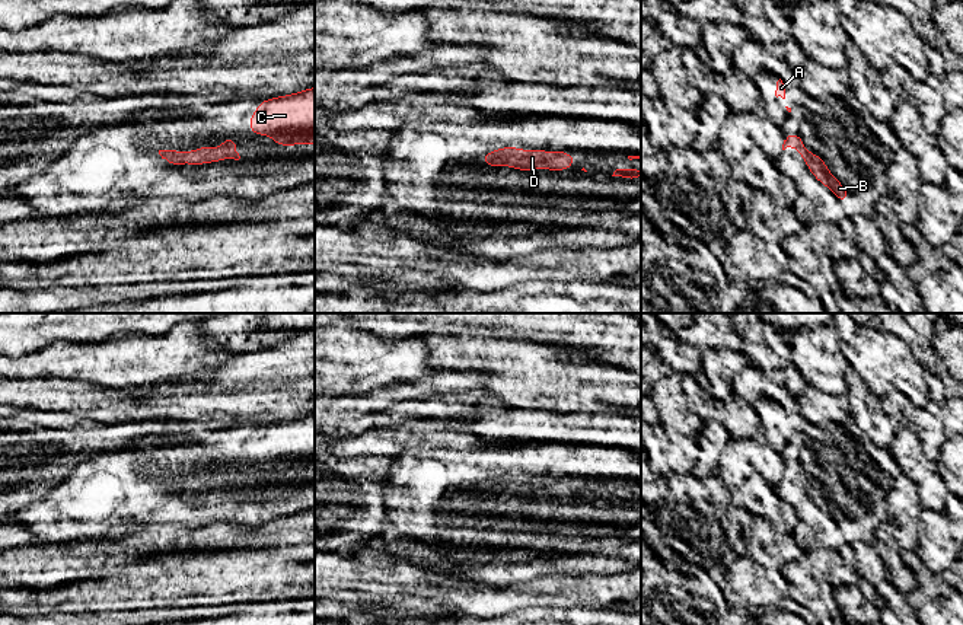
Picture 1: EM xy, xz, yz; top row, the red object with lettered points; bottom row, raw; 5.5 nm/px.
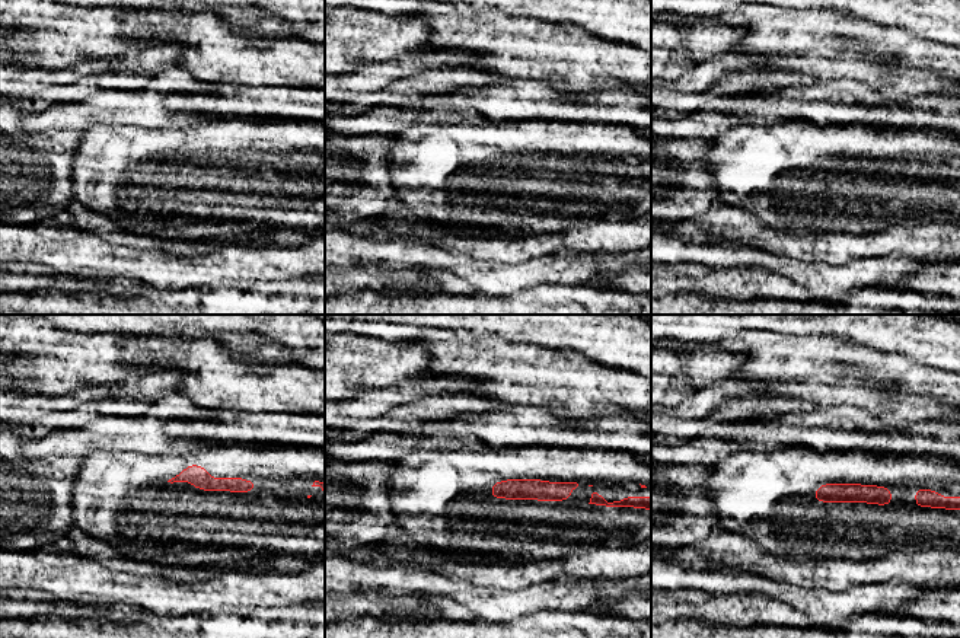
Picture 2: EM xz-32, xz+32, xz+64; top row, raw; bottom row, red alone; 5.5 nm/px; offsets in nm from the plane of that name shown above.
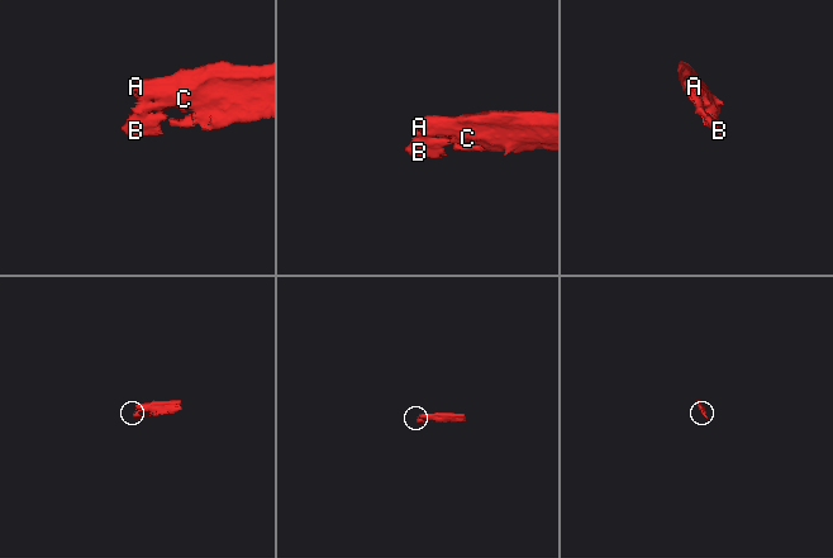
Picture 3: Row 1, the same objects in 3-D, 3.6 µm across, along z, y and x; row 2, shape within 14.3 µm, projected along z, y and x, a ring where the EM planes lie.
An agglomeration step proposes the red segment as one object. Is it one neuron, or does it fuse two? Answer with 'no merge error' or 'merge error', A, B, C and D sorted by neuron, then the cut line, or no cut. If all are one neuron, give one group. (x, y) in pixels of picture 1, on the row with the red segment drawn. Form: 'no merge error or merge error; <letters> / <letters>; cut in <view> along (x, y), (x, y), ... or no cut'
no merge error; A B C D; no cut

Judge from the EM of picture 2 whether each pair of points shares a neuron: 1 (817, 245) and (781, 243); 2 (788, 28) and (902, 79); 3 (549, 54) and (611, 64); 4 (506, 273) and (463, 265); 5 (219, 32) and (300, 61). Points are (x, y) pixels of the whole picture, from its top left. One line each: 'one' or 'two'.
1: one
2: one
3: one
4: one
5: one

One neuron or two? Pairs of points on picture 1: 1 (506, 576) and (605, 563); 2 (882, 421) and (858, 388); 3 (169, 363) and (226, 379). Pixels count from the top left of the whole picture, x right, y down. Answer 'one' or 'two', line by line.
1: one
2: one
3: two

